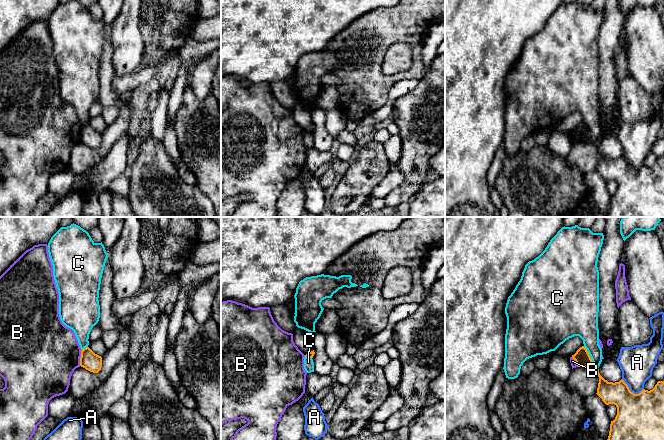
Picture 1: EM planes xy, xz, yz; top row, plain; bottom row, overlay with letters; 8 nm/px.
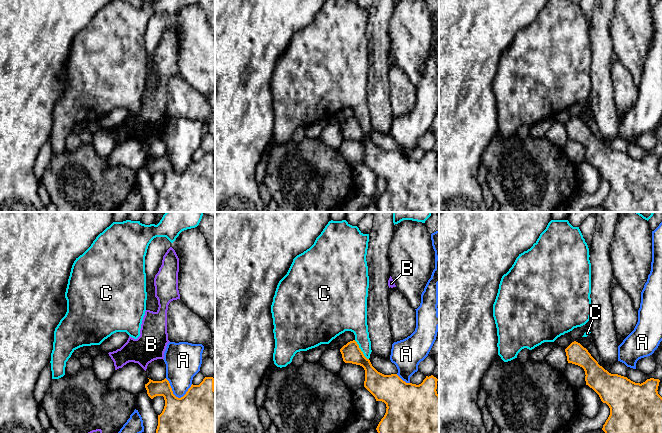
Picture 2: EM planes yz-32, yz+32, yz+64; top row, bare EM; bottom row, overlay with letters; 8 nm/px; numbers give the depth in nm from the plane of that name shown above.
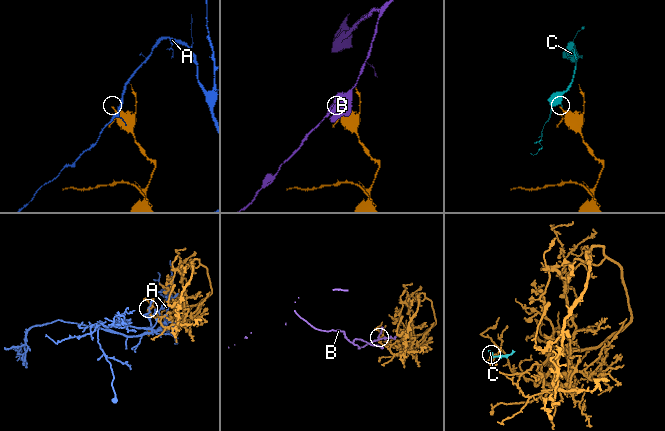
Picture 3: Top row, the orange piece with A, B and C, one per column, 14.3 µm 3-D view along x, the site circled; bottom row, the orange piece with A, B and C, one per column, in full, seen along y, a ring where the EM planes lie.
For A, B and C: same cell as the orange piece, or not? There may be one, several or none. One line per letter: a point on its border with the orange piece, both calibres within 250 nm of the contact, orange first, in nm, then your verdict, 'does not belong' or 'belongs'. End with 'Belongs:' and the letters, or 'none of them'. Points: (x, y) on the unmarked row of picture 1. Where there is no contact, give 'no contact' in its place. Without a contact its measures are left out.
A: yz (630, 167) | 380/280 nm | does not belong
B: xy (80, 134) | 150/480 nm | does not belong
C: yz (590, 133) | 130/190 nm | does not belong
Belongs: none of them

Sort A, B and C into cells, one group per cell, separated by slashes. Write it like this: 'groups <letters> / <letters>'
groups A / B / C

